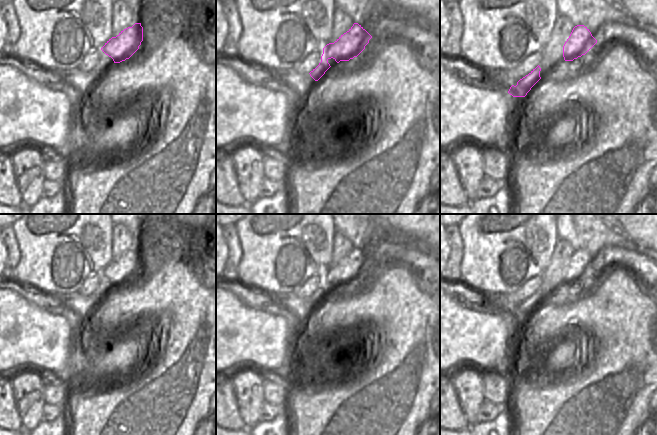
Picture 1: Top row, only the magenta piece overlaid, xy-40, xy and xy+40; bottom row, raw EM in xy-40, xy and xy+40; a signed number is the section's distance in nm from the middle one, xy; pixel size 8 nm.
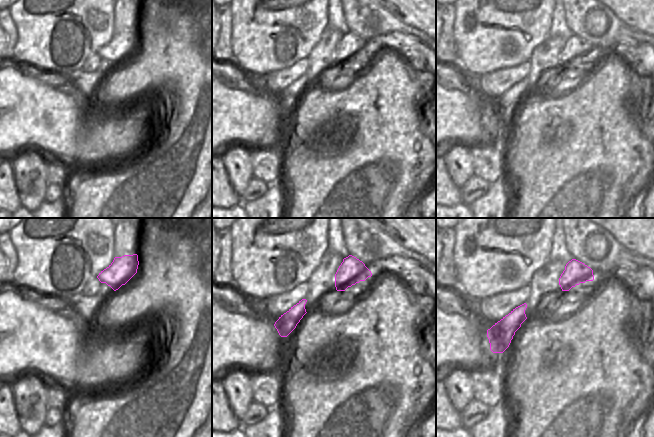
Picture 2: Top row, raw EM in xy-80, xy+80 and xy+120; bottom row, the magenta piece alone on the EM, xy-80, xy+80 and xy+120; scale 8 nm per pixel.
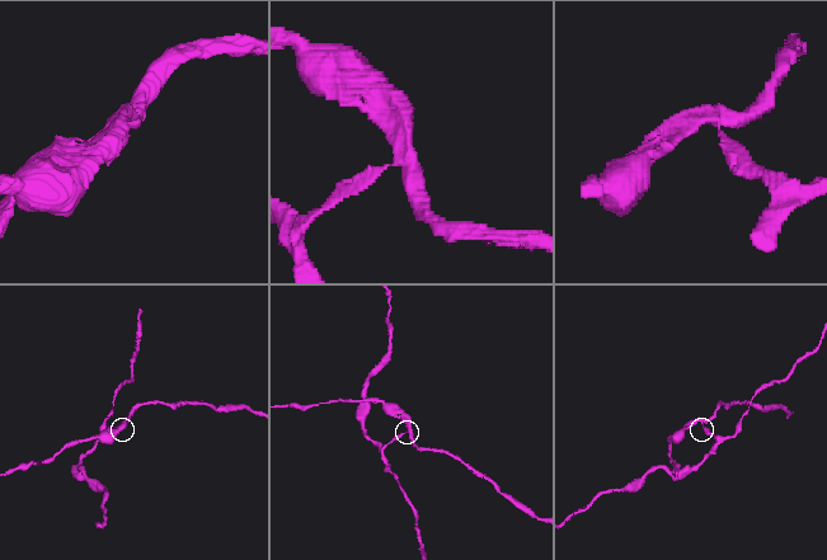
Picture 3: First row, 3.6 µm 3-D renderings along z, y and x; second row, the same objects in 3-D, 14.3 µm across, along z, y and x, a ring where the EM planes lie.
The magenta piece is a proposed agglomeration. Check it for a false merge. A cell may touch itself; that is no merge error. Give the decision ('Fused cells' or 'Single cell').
Fused cells.

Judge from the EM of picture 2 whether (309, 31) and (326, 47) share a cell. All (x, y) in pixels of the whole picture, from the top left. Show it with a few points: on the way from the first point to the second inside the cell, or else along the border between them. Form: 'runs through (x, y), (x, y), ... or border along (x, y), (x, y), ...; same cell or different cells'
border along (326, 26), (319, 41), (306, 58); different cells

